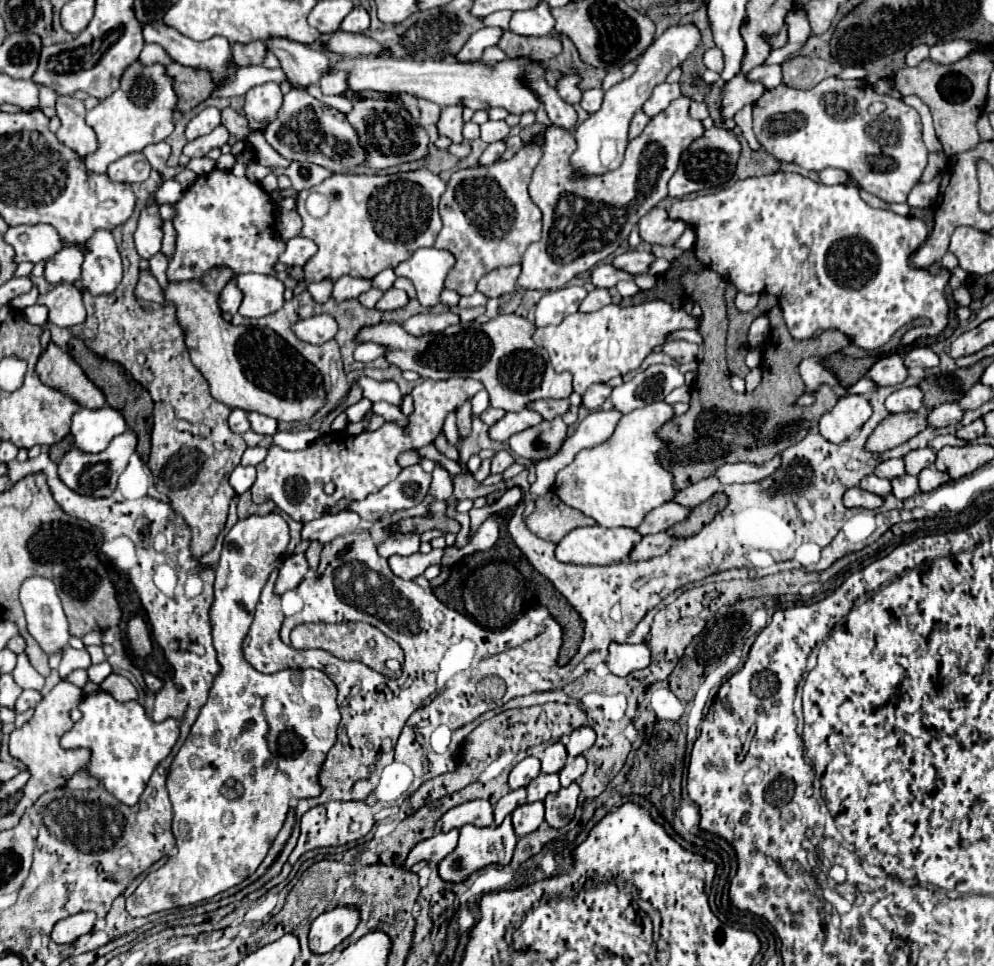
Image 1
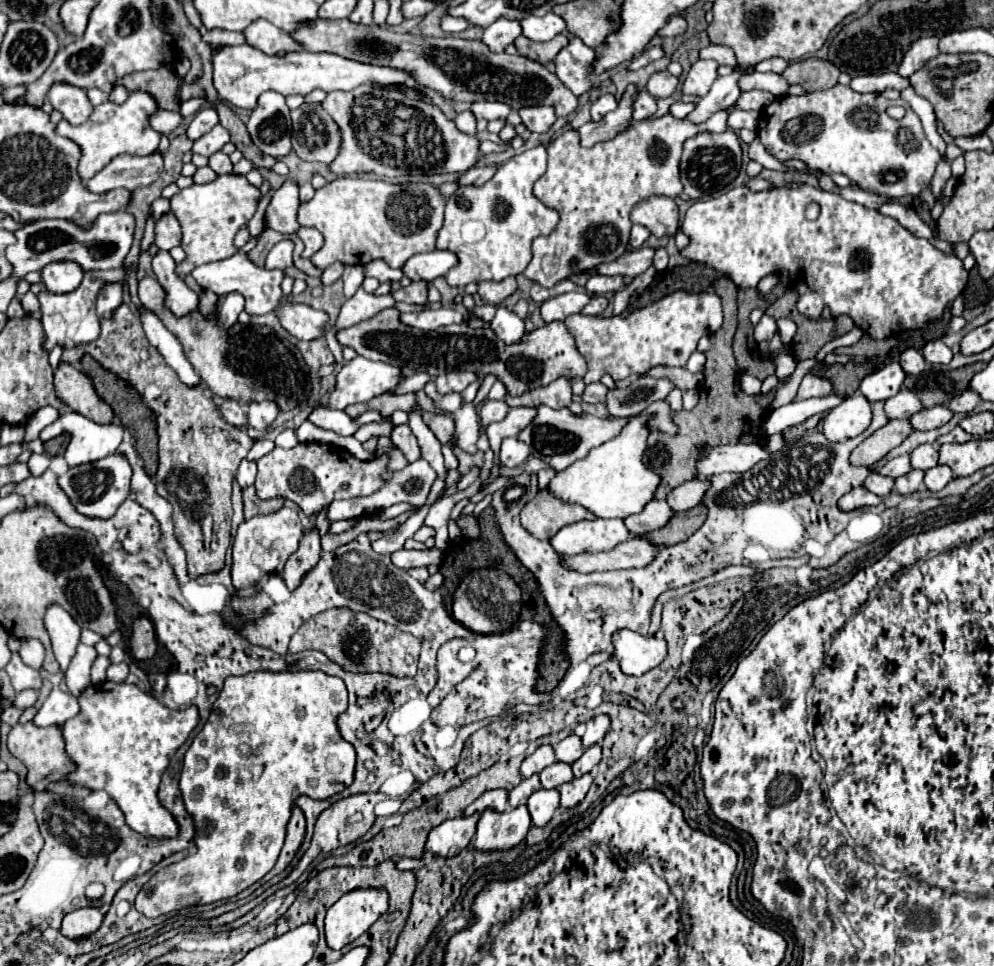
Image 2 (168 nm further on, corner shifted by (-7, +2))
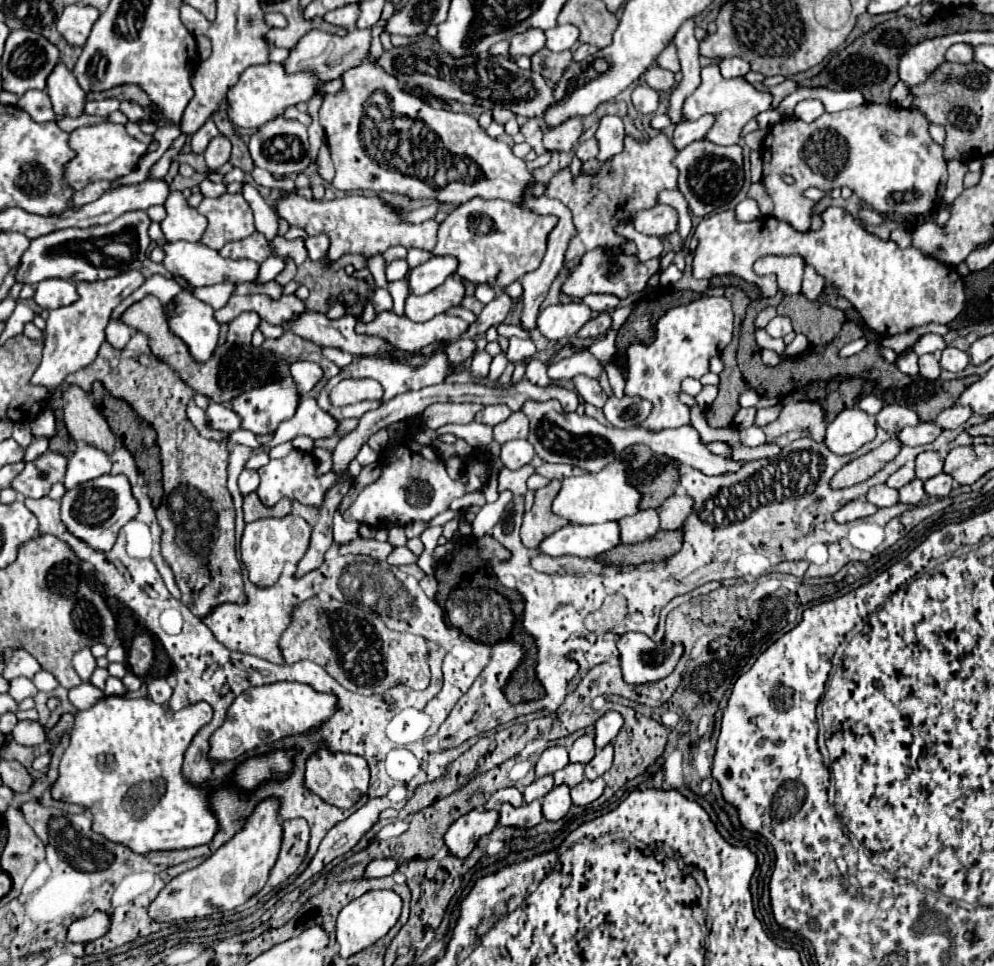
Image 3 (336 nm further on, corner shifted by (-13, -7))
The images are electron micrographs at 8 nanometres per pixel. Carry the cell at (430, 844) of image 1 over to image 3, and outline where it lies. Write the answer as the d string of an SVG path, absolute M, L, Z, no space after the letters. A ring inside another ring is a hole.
M470 811L462 815L444 835L448 853L454 857L468 857L482 835L492 833L498 823L498 811Z

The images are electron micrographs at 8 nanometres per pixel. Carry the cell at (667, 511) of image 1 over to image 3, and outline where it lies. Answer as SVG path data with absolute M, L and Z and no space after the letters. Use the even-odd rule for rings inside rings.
M656 509L638 511L626 519L620 519L620 539L622 543L640 543L654 537L660 529L660 519Z

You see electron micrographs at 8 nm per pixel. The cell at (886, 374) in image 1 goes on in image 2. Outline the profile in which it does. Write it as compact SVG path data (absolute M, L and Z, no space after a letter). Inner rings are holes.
M908 348L908 350L904 350L900 354L900 364L902 364L906 374L920 374L924 370L924 366L926 366L926 360L924 360L920 350Z

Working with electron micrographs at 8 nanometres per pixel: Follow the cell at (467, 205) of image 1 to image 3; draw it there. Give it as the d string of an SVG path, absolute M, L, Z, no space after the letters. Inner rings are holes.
M474 197L446 215L440 223L438 243L432 253L456 257L460 263L456 275L462 281L504 289L540 265L548 235L556 223L558 219L554 217L524 217L524 207L512 201Z

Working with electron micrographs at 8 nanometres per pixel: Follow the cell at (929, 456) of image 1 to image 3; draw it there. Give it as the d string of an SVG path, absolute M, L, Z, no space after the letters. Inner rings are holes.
M936 451L920 453L916 457L916 477L920 481L926 481L926 479L942 473L942 465L944 465L944 459Z

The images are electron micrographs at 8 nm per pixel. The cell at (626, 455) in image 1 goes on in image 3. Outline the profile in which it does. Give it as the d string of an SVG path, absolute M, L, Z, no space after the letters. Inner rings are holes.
M626 455L608 463L600 473L586 473L580 477L568 477L562 481L562 489L558 491L552 511L570 523L590 525L590 523L606 523L606 521L620 521L626 515L634 515L640 511L638 503L642 495L636 487L632 487L626 479L626 471L634 463L634 455Z

